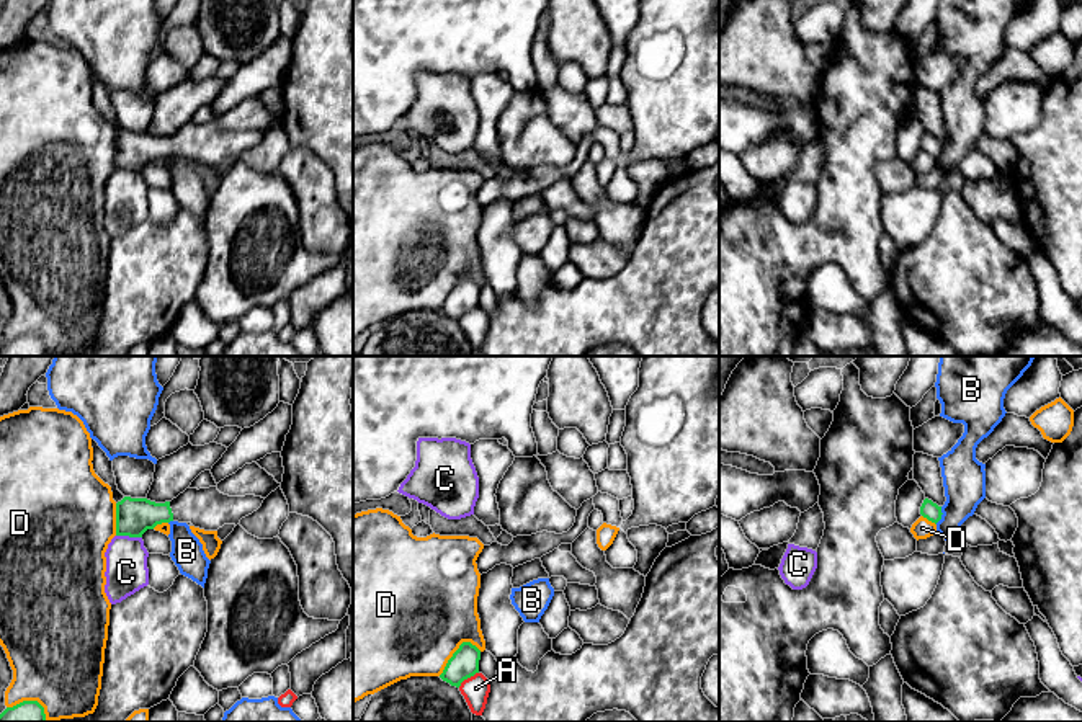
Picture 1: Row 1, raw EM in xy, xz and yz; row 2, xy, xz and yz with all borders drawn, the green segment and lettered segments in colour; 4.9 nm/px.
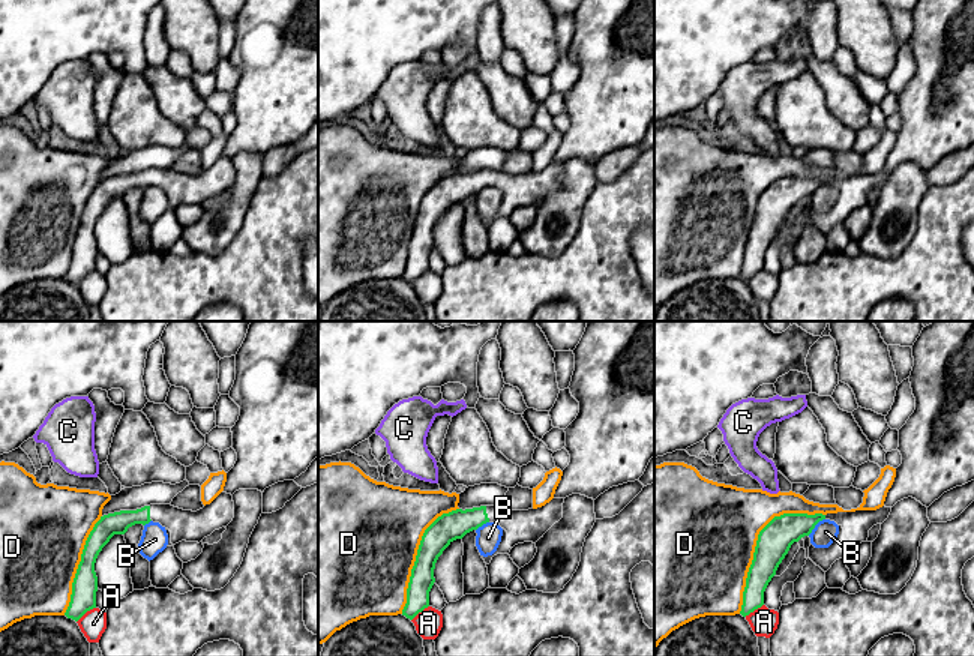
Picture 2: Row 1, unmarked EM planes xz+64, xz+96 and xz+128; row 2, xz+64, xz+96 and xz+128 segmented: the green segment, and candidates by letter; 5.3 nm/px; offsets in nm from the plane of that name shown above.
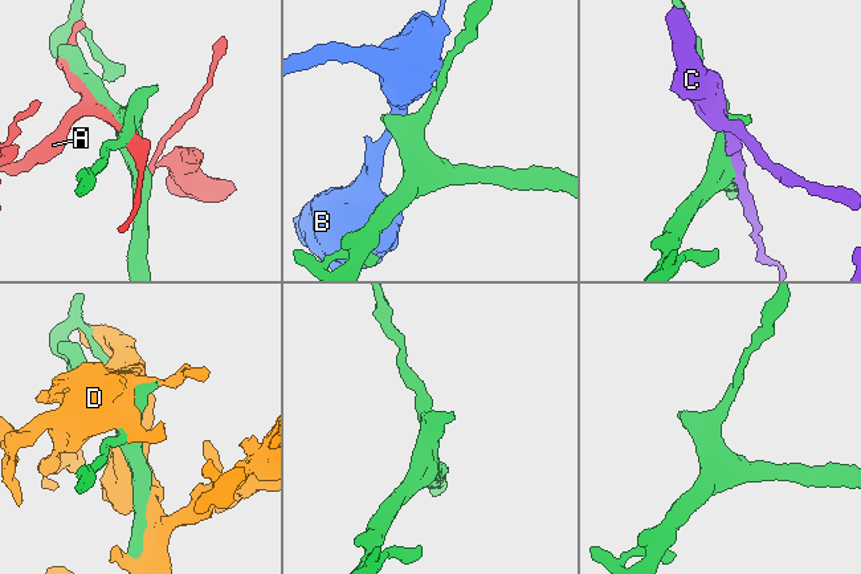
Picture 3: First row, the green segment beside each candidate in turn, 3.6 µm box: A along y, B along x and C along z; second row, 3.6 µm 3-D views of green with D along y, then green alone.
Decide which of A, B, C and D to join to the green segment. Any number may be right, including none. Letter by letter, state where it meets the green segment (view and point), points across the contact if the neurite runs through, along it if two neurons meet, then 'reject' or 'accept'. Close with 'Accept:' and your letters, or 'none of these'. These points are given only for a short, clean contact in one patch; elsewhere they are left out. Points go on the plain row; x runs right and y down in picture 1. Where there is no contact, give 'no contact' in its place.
A: xz (468, 311) | reject
B: yz (942, 147) | reject
C: xy (129, 170) | reject
D: xz (456, 285) | reject
Accept: none of these

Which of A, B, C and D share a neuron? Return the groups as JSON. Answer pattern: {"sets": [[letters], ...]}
{"sets": [["A"], ["B"], ["C"], ["D"]]}

